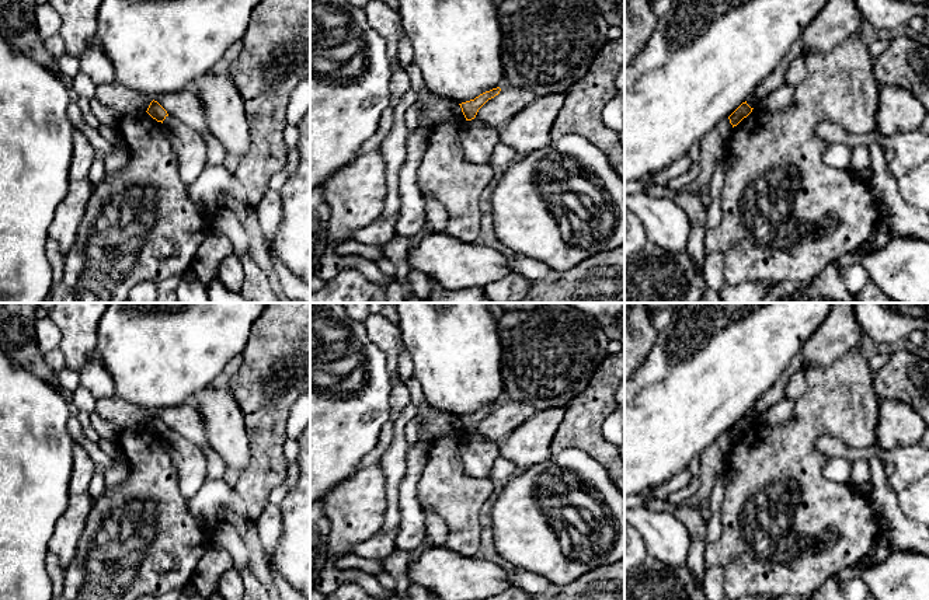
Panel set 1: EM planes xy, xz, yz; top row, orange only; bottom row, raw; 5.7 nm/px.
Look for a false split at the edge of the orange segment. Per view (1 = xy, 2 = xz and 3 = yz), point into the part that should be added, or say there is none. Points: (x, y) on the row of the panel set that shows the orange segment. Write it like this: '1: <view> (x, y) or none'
1: none
2: none
3: none

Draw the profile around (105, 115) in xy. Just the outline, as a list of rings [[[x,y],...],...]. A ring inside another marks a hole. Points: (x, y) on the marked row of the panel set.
[[[97,98],[90,100],[90,105],[101,125],[118,126],[122,114],[104,107]]]

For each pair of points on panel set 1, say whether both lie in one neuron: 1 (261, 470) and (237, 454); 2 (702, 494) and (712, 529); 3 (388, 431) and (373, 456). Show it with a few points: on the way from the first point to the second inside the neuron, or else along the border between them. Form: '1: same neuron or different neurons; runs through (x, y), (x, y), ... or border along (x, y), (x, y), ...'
1: different neurons; border along (246, 429), (250, 459), (239, 473)
2: different neurons; border along (714, 484), (710, 492), (709, 517)
3: same neuron; runs through (386, 436), (379, 450)

